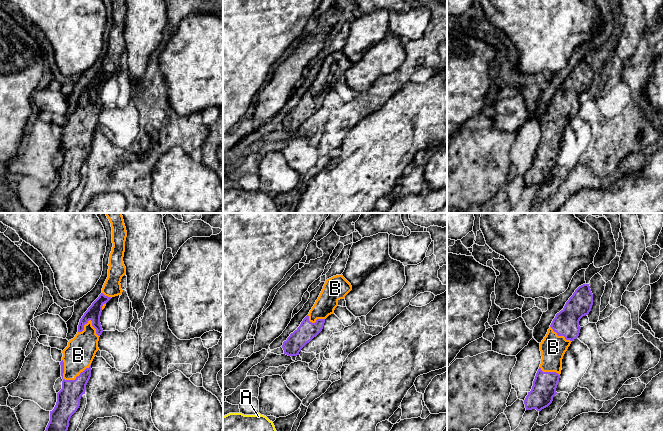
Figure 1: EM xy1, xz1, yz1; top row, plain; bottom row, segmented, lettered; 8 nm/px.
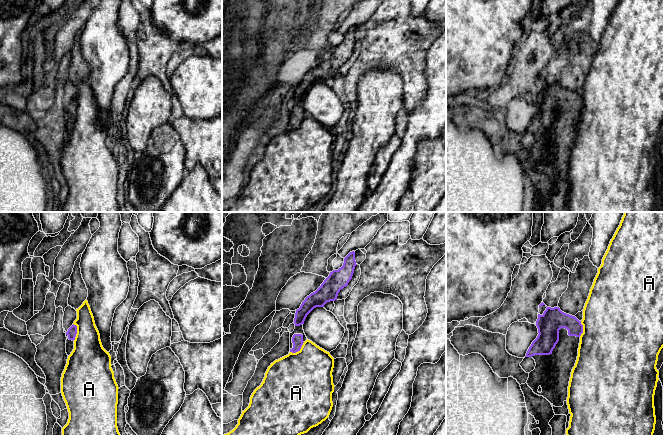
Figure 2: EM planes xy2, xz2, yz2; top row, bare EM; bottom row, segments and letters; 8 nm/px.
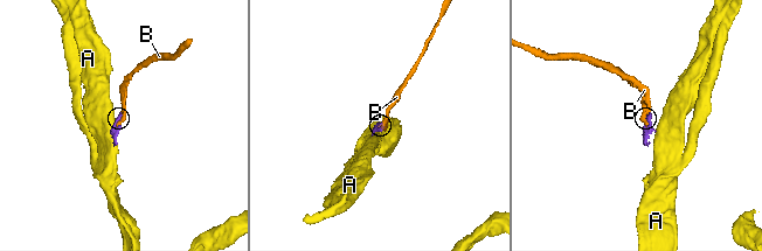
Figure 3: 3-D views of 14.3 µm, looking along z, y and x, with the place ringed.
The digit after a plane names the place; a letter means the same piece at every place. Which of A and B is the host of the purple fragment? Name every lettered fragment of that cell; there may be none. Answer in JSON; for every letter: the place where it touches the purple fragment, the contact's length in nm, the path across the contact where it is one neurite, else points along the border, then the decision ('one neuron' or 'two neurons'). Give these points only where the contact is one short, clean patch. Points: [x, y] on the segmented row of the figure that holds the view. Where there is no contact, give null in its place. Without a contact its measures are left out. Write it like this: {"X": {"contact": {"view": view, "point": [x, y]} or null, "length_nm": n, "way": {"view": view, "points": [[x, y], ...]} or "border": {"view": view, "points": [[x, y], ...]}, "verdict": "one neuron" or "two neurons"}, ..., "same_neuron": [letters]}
{"A": {"contact": {"view": "xz2", "point": [298, 350]}, "length_nm": 150, "border": {"view": "xz2", "points": [[304, 342], [297, 351], [290, 352]]}, "verdict": "two neurons"}, "B": {"contact": {"view": "xy1", "point": [76, 377]}, "length_nm": 260, "verdict": "one neuron"}, "same_neuron": ["B"]}

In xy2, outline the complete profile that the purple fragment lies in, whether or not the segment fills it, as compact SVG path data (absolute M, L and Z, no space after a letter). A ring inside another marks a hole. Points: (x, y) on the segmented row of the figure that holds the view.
M72 325L66 332L66 353L69 356L74 349L74 340L77 334L77 326Z

